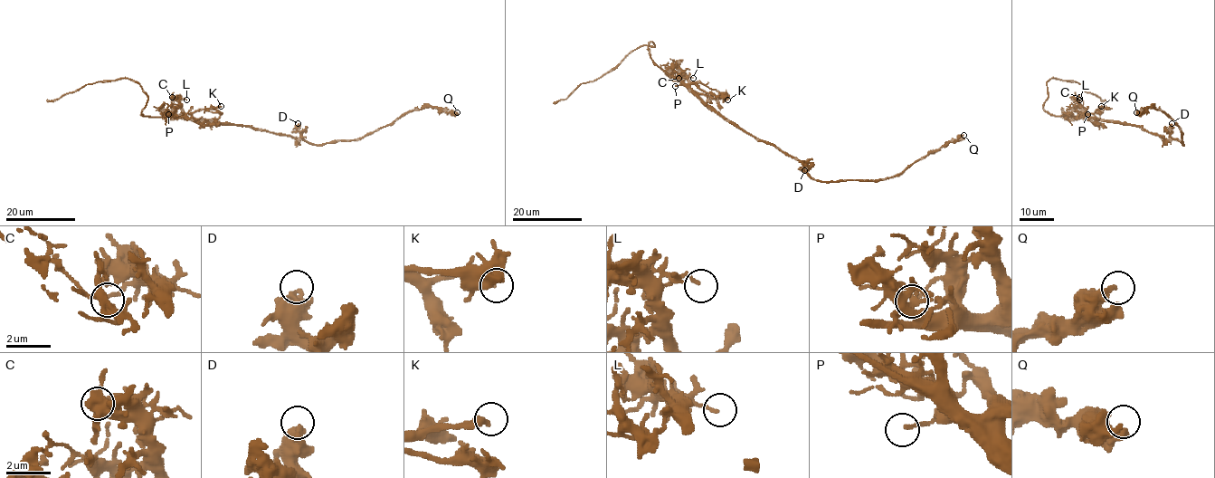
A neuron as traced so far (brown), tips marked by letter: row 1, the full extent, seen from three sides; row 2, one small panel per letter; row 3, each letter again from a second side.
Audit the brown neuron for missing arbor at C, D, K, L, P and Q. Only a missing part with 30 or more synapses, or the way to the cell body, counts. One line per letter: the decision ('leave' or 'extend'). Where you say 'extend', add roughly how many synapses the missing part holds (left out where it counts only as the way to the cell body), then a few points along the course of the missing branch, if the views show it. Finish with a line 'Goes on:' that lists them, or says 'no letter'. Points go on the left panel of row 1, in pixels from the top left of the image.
C: leave
D: leave
K: leave
L: leave
P: leave
Q: leave
Goes on: no letter

